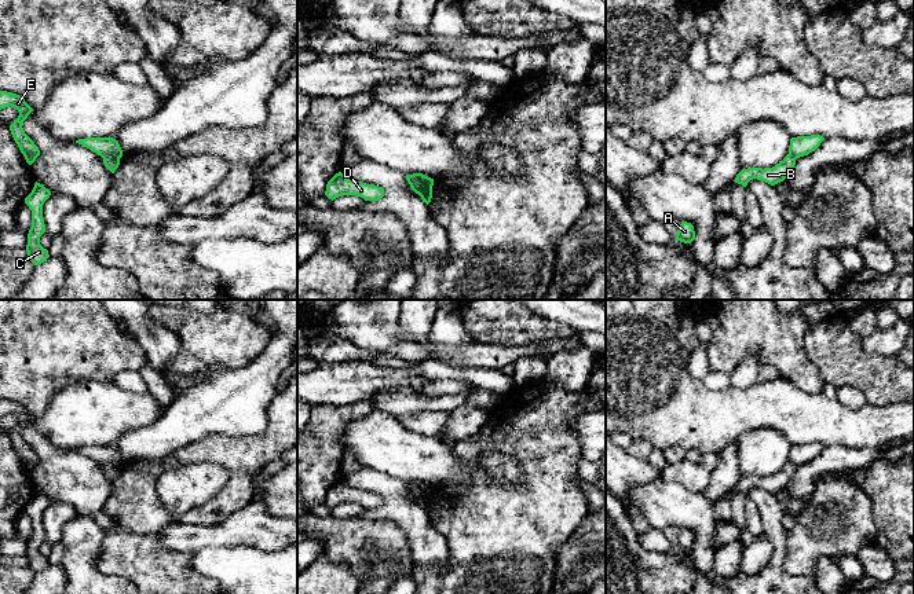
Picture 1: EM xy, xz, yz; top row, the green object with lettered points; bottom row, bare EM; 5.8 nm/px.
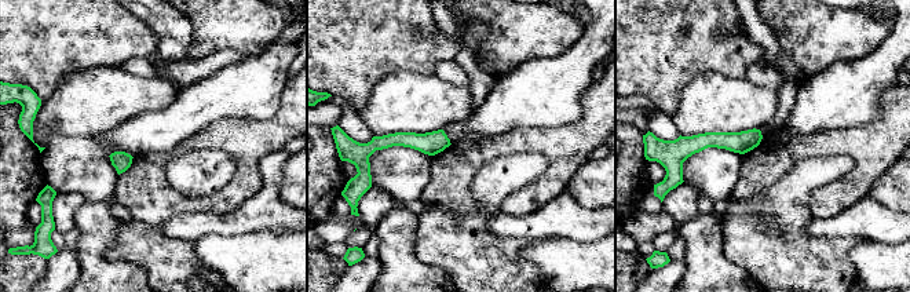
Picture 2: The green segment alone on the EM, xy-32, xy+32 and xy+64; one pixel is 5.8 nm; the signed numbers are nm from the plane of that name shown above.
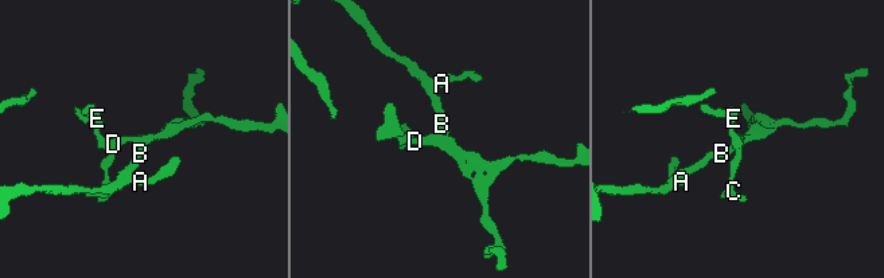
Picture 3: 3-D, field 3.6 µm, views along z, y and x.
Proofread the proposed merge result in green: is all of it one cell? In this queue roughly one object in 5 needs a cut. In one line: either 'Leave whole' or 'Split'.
Split

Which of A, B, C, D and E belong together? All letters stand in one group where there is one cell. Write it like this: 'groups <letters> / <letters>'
groups A B / C D E

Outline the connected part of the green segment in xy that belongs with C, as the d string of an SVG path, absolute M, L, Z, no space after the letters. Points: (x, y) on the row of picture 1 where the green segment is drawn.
M36 182L32 192L25 198L25 204L32 210L32 227L28 234L26 252L28 258L34 265L44 263L50 257L48 250L40 245L40 236L45 232L43 205L50 195L51 191Z

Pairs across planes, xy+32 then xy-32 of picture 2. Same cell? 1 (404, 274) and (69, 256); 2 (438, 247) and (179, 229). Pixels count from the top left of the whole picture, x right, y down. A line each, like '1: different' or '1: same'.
1: different
2: different

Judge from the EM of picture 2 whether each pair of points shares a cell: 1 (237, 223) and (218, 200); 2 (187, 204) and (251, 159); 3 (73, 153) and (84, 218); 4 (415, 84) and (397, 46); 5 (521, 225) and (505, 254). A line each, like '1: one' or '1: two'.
1: two
2: one
3: two
4: two
5: two

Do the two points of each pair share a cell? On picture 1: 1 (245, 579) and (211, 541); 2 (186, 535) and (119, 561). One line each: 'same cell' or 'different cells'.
1: different cells
2: different cells

